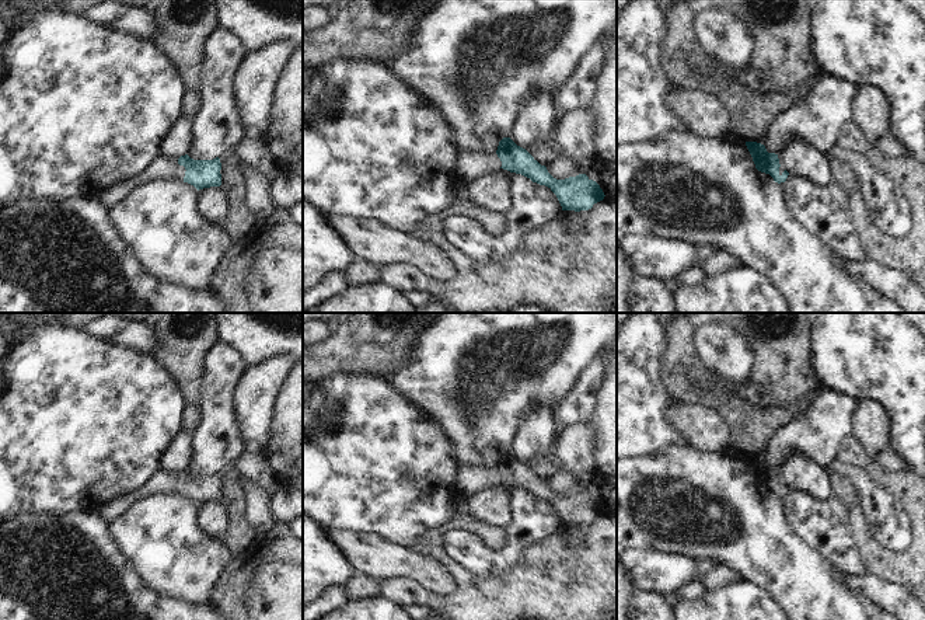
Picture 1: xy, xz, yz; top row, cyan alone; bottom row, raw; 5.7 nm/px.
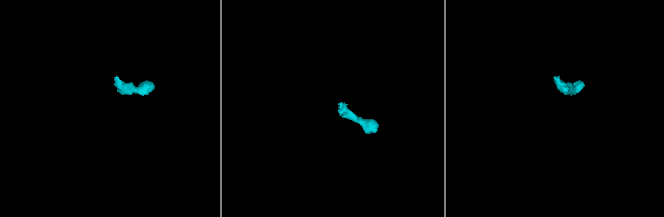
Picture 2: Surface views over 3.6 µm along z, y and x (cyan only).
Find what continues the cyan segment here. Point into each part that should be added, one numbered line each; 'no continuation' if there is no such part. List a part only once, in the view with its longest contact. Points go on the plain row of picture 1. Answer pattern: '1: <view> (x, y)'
1: xy (161, 481)

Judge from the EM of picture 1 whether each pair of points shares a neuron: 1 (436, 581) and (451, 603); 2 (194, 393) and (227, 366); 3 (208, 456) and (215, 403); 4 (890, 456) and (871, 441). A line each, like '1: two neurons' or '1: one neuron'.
1: two neurons
2: two neurons
3: one neuron
4: two neurons

